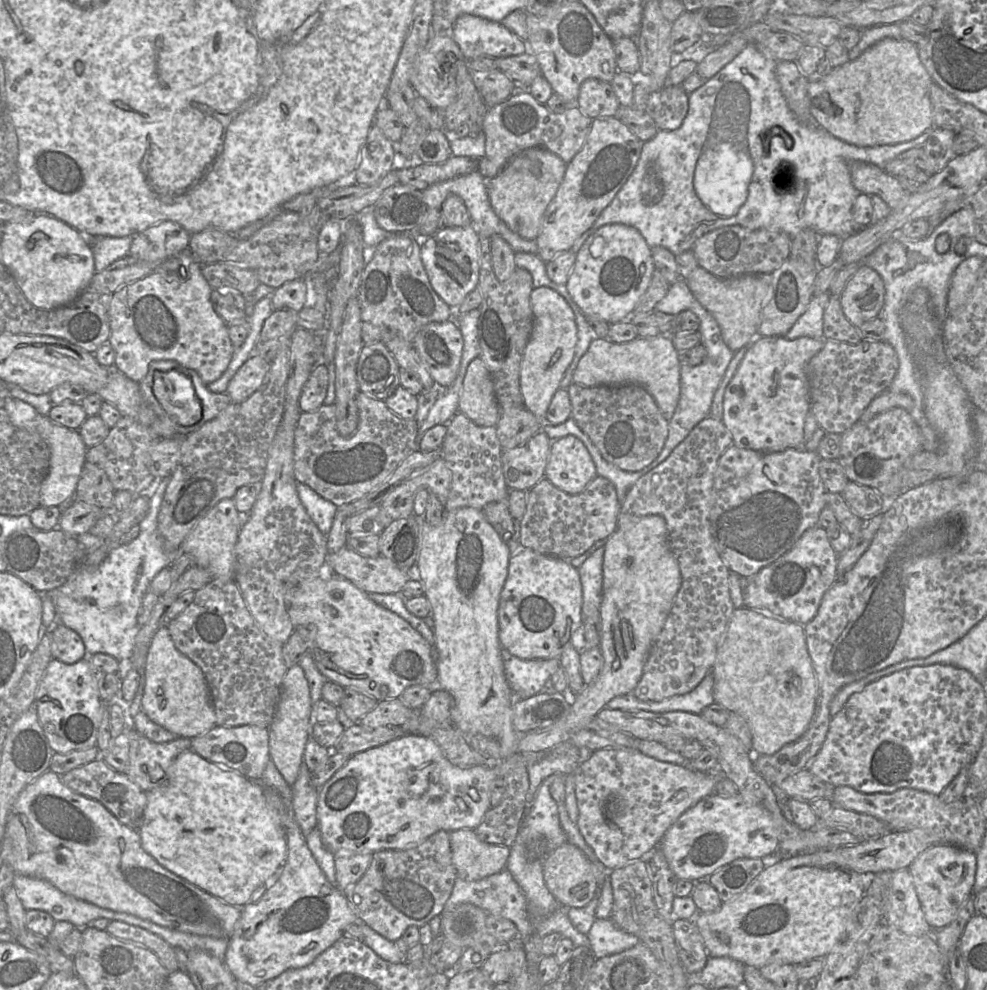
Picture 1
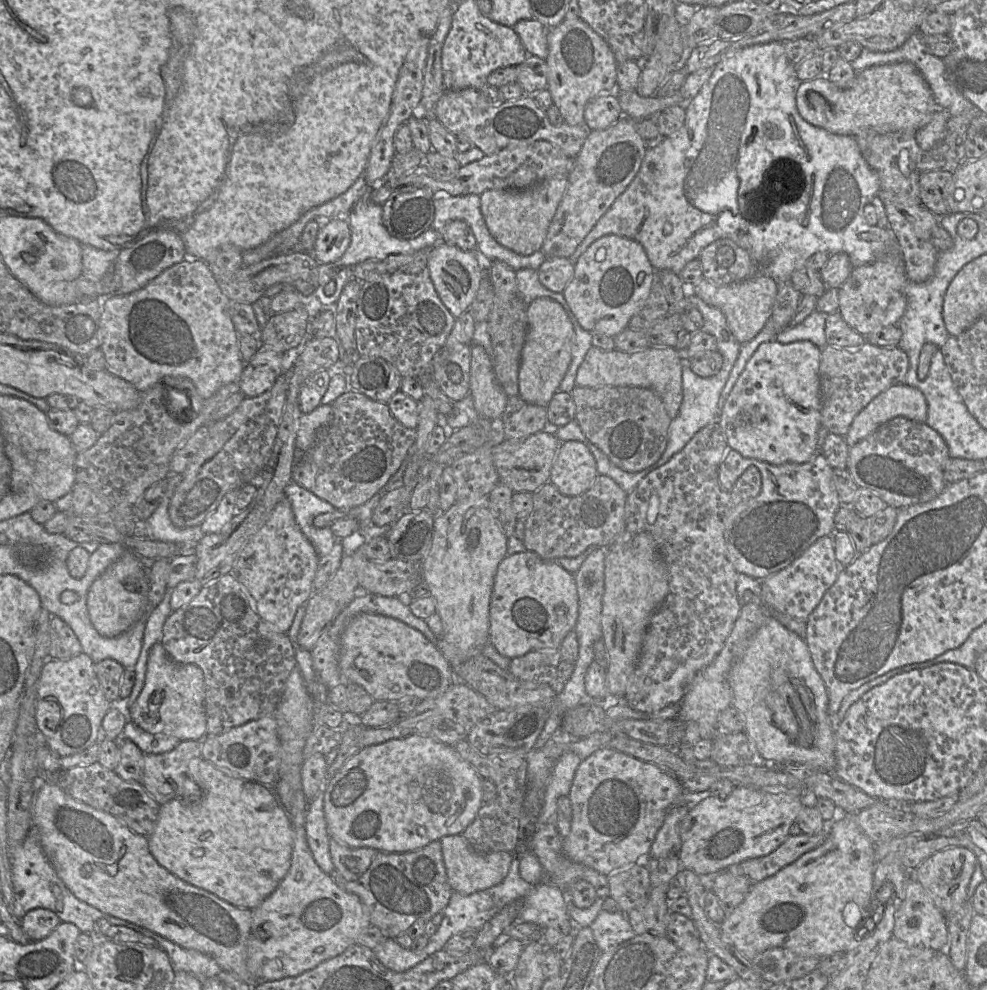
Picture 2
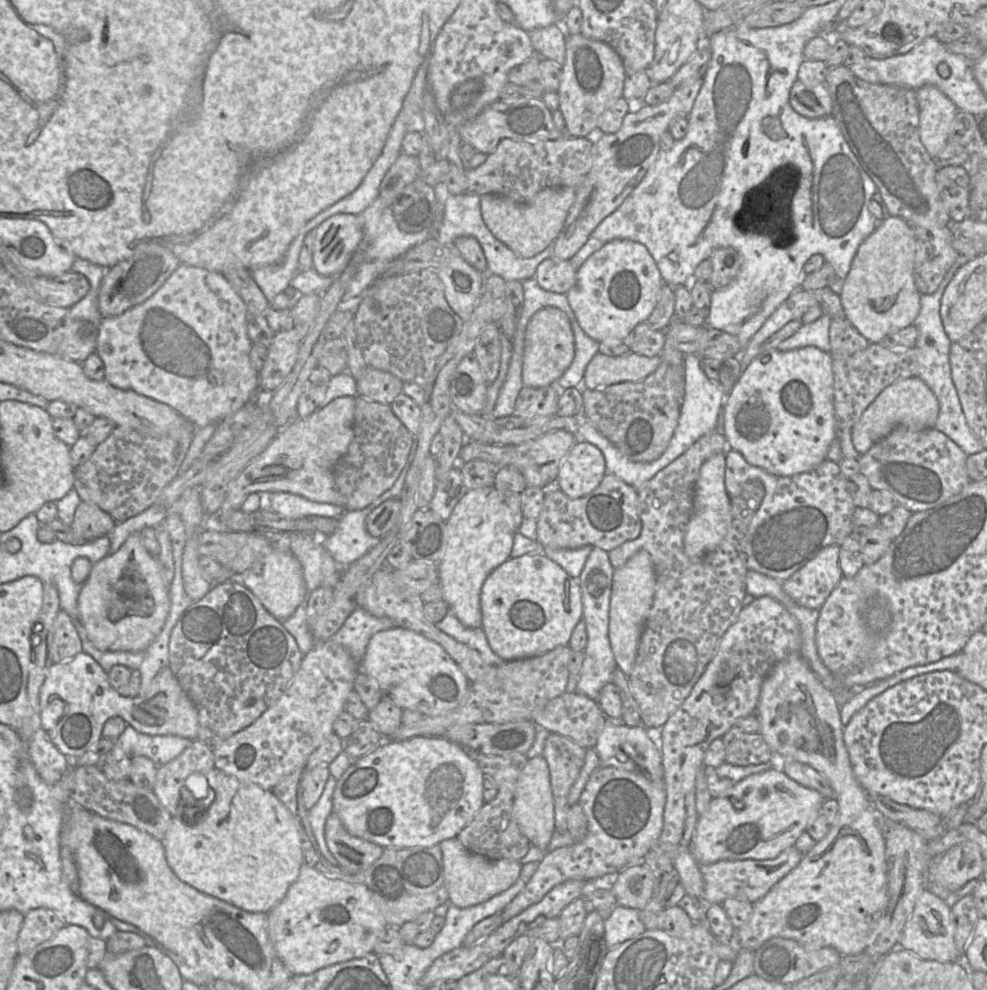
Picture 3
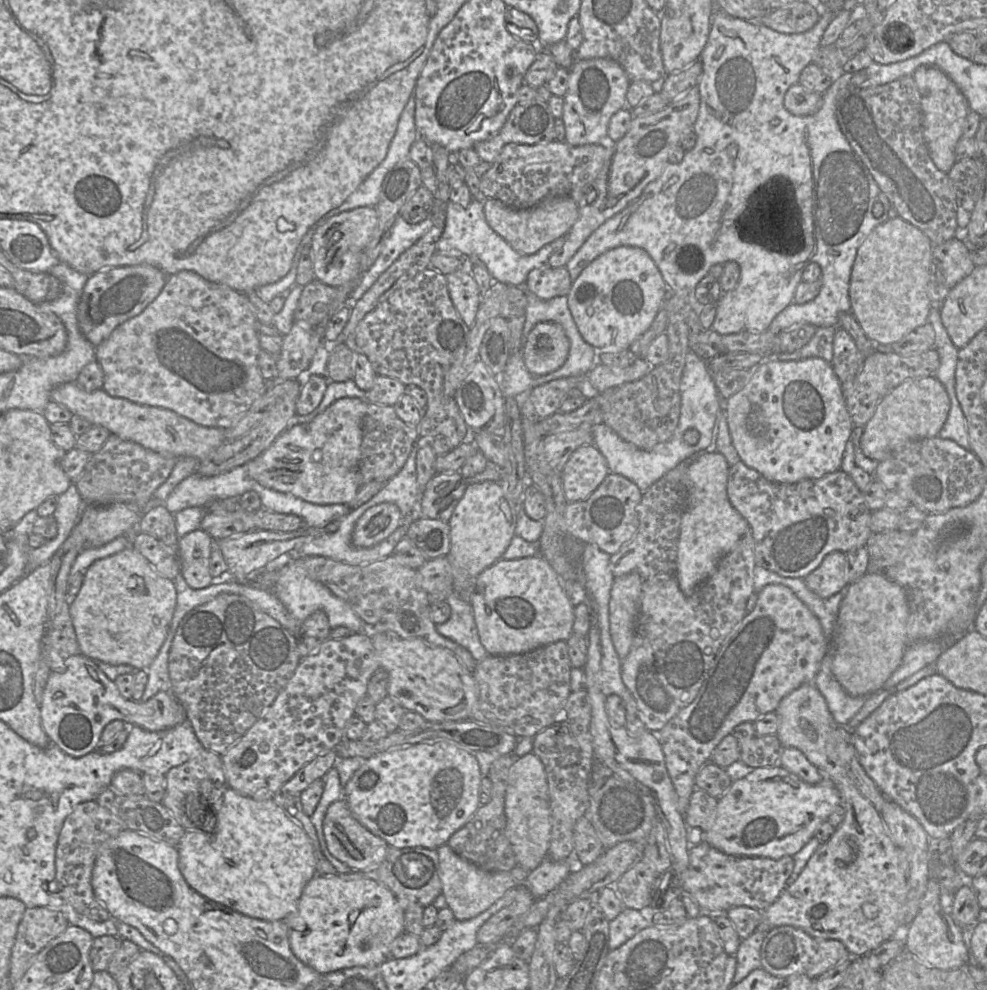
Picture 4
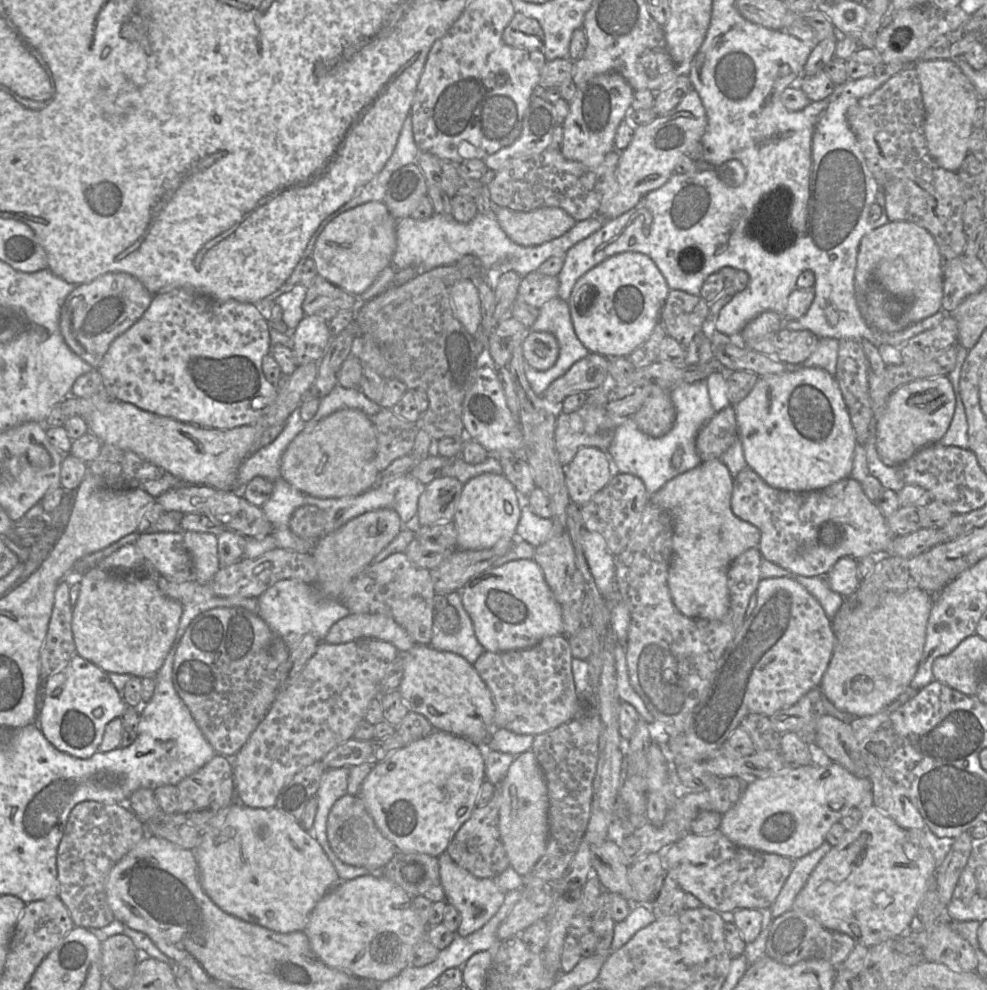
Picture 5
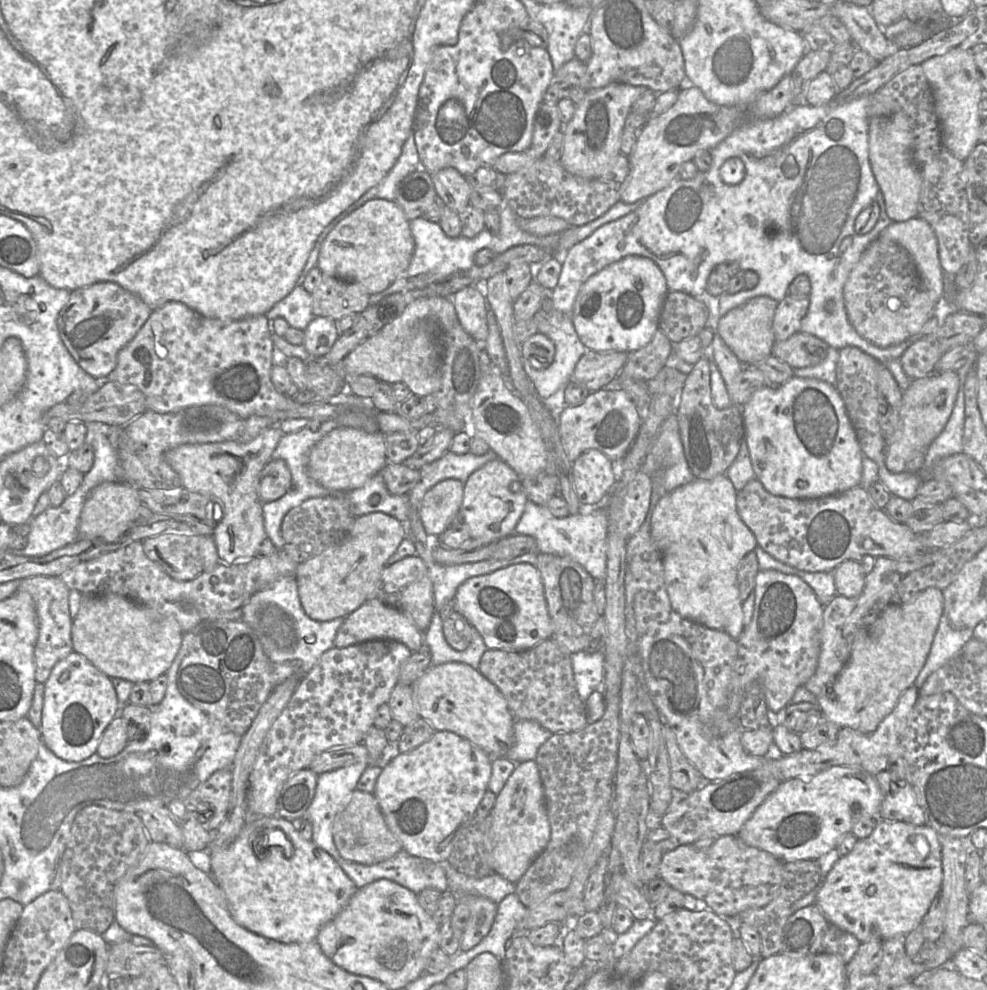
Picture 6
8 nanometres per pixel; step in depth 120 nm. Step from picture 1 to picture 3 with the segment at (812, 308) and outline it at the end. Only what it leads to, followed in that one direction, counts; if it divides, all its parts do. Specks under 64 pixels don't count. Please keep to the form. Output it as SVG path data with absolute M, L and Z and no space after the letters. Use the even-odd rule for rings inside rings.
M824 314L816 321L802 325L796 333L782 341L777 346L777 349L784 352L804 348L806 346L814 346L830 354L829 327L831 319L829 315Z

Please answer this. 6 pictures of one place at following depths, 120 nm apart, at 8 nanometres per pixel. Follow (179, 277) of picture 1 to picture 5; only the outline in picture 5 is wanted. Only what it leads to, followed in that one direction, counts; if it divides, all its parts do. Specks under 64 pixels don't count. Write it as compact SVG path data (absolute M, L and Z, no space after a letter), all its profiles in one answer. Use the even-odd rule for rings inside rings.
M193 289L164 290L155 294L150 307L136 324L114 339L105 353L98 371L102 376L102 390L110 398L133 404L141 410L152 412L159 416L173 418L199 427L232 429L252 425L262 416L262 410L253 409L253 403L257 399L262 398L265 405L269 405L277 397L278 387L266 379L262 370L263 358L270 353L271 347L272 342L267 320L255 304L233 299L218 301Z

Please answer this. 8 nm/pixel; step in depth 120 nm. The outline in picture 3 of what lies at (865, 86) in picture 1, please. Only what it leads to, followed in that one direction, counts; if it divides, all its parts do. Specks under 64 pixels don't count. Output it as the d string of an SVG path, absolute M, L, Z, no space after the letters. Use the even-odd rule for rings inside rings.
M796 80L790 90L789 104L797 114L805 118L832 115L832 100L825 84L806 86Z

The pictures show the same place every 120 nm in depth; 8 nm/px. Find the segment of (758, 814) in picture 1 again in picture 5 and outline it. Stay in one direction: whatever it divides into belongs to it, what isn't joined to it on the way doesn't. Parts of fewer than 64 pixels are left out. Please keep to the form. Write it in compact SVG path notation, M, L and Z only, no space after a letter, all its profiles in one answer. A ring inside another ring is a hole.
M837 763L821 767L809 764L786 768L766 778L749 782L740 799L721 816L719 830L734 844L760 852L773 853L792 860L817 849L833 824L838 823L853 808L872 806L872 785L868 778L858 778Z

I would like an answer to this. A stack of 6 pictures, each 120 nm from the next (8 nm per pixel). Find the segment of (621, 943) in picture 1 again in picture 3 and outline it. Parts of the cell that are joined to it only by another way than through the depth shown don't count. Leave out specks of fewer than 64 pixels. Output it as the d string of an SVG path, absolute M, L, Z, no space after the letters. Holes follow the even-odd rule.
M616 905L610 913L603 913L604 939L608 950L643 933L646 928L639 918L639 910Z

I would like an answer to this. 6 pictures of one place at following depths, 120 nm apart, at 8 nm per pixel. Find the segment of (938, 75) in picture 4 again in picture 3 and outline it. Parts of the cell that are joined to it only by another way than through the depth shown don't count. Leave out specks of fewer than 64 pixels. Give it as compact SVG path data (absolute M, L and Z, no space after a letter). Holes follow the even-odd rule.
M933 85L922 86L916 94L920 139L930 157L935 159L948 143L950 127L959 110Z

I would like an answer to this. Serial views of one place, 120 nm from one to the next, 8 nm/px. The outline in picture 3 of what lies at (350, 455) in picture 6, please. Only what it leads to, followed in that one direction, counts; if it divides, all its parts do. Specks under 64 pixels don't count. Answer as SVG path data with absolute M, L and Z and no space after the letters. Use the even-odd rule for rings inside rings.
M338 397L309 416L297 419L280 429L275 438L228 485L224 501L217 513L241 508L251 493L287 492L310 501L344 508L344 498L333 478L333 467L346 454L353 440L355 397Z

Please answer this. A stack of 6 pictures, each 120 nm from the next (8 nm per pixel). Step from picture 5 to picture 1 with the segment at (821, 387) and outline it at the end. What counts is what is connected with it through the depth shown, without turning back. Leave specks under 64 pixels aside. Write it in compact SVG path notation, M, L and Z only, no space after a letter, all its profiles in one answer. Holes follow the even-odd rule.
M756 336L747 349L737 371L724 392L722 422L731 433L733 444L758 452L780 452L788 448L803 449L804 422L810 410L806 365L823 347L824 340L810 337L786 339L784 336Z

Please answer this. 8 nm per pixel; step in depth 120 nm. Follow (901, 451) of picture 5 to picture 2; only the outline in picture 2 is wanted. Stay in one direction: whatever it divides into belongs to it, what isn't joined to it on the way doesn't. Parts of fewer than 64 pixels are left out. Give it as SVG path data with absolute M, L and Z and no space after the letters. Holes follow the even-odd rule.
M905 383L893 385L878 394L856 415L845 441L852 447L895 417L924 423L927 410L926 399L920 390Z

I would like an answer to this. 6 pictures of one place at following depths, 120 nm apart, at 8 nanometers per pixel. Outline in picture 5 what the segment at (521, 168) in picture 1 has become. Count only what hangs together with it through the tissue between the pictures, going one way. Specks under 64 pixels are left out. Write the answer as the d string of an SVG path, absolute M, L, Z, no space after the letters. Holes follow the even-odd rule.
M492 205L491 211L505 234L514 243L525 247L558 238L577 223L571 215L557 207L520 212Z

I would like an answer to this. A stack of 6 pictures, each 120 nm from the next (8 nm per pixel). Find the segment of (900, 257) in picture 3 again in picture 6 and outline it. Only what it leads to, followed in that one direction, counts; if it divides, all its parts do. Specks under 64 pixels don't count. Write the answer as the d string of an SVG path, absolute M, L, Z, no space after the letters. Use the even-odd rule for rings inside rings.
M920 217L892 222L877 238L894 242L908 252L930 298L936 305L942 304L944 272L939 262L937 239L928 222Z

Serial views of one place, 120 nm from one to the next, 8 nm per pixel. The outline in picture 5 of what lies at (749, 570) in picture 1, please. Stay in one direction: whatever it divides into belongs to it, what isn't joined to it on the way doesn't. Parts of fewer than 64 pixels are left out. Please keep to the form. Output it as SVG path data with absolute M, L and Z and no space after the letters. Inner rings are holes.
M747 466L733 478L731 509L735 516L759 529L758 549L763 558L806 577L825 577L836 561L844 556L859 560L868 555L888 555L894 538L880 509L867 498L861 484L851 477L841 479L821 490L790 492L770 487Z

